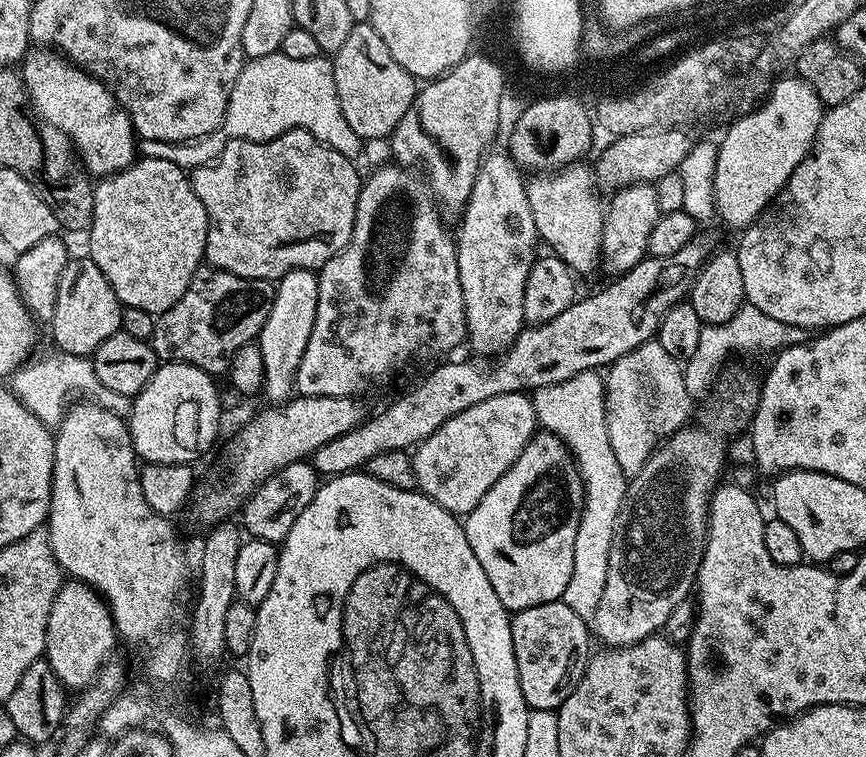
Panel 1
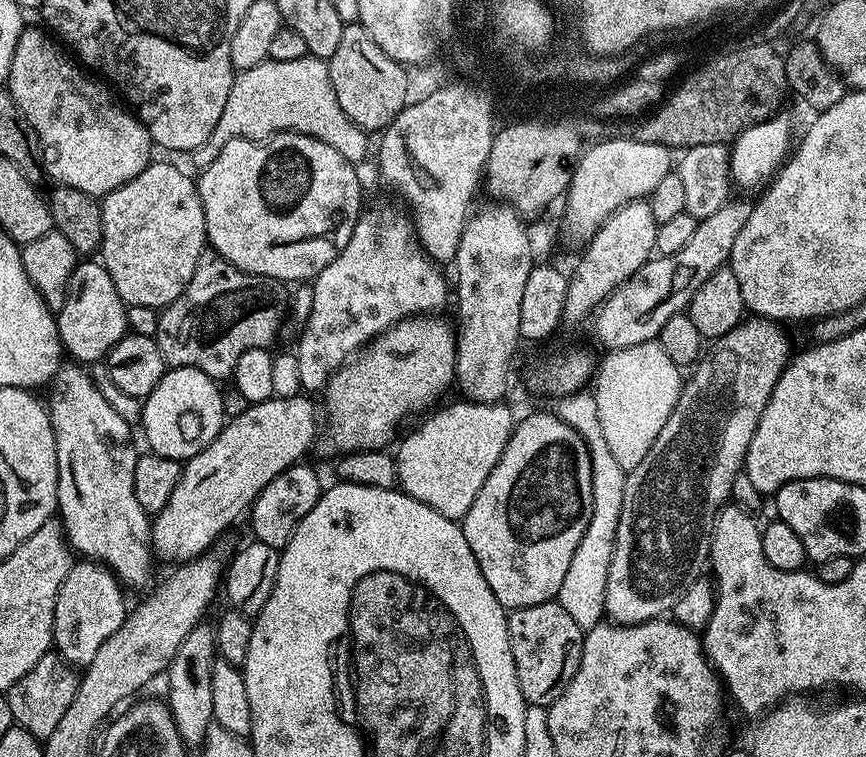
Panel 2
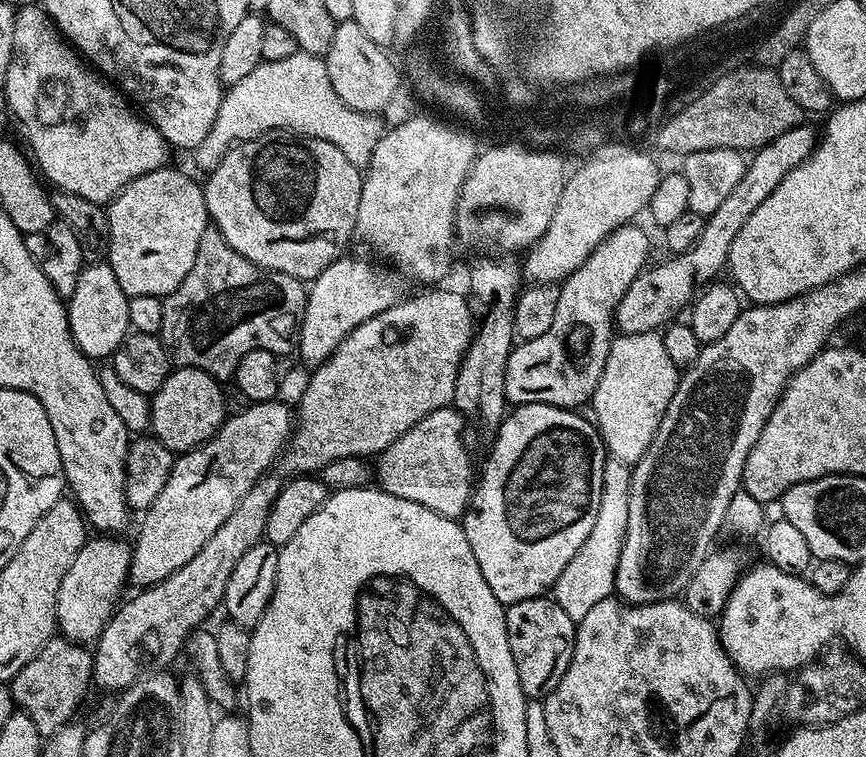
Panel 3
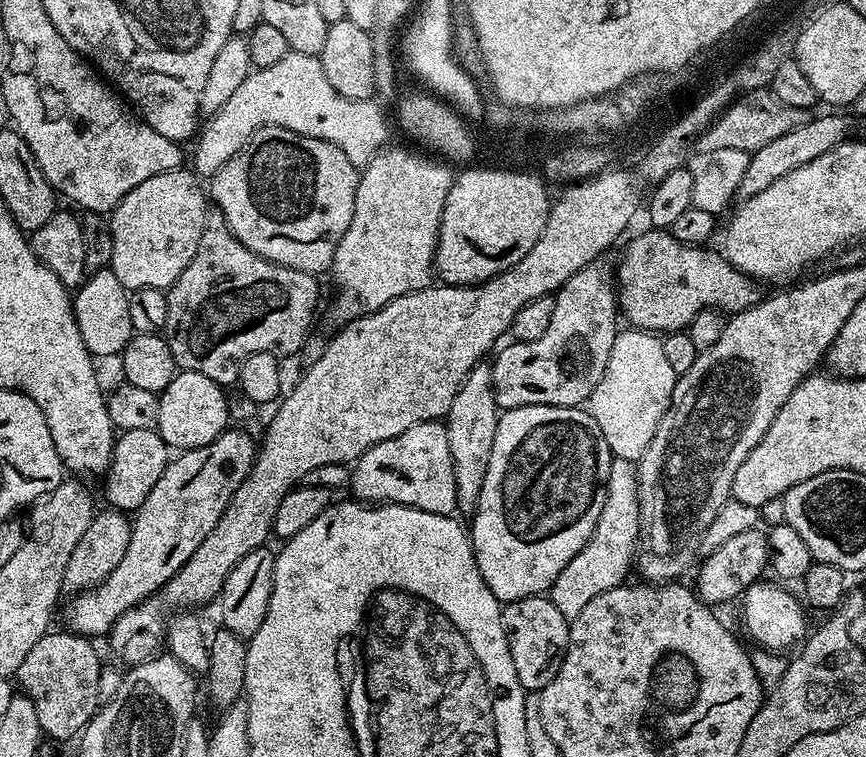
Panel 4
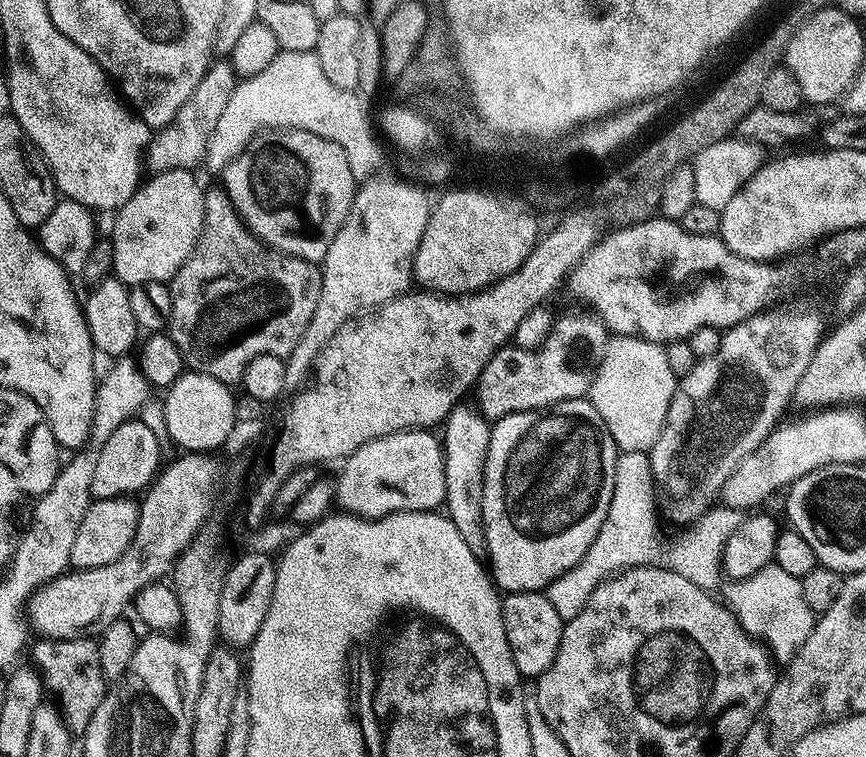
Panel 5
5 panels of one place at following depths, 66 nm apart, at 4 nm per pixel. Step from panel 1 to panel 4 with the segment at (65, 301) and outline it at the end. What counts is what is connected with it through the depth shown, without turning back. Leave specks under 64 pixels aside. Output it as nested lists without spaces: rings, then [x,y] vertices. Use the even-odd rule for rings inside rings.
[[[111,267],[104,268],[100,272],[93,272],[85,279],[79,288],[75,289],[74,299],[72,301],[72,309],[76,315],[78,322],[78,330],[82,334],[82,342],[86,342],[86,350],[91,352],[93,357],[112,356],[119,357],[124,347],[132,341],[134,331],[130,320],[130,302],[129,289],[122,286],[122,282],[118,282],[118,274],[114,274]]]

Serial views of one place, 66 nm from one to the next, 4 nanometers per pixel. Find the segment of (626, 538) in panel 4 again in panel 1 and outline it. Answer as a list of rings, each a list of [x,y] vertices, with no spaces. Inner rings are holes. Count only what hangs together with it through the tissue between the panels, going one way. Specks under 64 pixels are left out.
[[[599,371],[579,372],[566,382],[542,386],[531,393],[537,425],[545,432],[552,432],[568,447],[584,486],[584,508],[580,511],[578,535],[574,538],[574,571],[563,594],[563,601],[578,618],[590,622],[598,614],[598,602],[602,602],[602,589],[606,586],[606,566],[610,566],[610,542],[614,542],[614,522],[618,522],[618,510],[622,510],[624,491],[629,477],[622,474],[614,450],[610,450],[610,434],[606,434],[606,406],[604,405],[605,377]]]

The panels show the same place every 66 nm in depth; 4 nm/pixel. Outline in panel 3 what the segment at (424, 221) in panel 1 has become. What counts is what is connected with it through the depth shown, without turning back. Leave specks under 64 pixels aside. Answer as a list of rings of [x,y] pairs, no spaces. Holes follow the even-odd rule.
[[[345,254],[326,266],[326,270],[311,281],[306,292],[304,317],[300,319],[298,333],[301,362],[308,370],[327,362],[332,357],[332,351],[348,337],[350,330],[399,303],[405,295],[404,287],[405,281],[398,272],[388,272],[360,256]]]

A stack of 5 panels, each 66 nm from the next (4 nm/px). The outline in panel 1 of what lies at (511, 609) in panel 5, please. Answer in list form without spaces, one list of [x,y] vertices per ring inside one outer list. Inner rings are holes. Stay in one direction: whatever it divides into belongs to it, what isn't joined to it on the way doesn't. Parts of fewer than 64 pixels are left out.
[[[558,599],[554,602],[546,602],[542,606],[530,606],[526,610],[515,613],[515,615],[511,617],[511,621],[512,641],[514,642],[514,662],[518,666],[518,686],[522,686],[522,698],[527,702],[529,709],[555,710],[559,708],[560,704],[566,702],[566,698],[578,686],[582,674],[588,669],[588,662],[590,659],[590,651],[588,652],[588,636],[590,640],[589,625],[582,618],[578,618],[578,614],[574,614],[574,610],[570,610],[570,606],[566,606],[563,599]]]

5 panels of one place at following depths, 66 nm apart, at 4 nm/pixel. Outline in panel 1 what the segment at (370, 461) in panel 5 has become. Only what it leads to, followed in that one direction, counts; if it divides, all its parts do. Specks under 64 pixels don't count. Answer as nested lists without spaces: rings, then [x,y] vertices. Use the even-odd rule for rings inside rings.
[[[511,392],[486,398],[486,402],[478,402],[478,406],[470,406],[470,410],[442,422],[430,438],[416,445],[411,453],[416,488],[453,516],[463,518],[482,502],[482,494],[510,470],[537,431],[531,395]]]

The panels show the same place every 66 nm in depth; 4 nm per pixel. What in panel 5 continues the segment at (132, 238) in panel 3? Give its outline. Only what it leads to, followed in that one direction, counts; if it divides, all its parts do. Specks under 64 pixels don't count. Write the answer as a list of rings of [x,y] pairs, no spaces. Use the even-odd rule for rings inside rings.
[[[182,168],[155,173],[115,213],[110,239],[114,246],[115,279],[129,286],[171,281],[195,250],[204,225],[204,194],[195,171]]]

